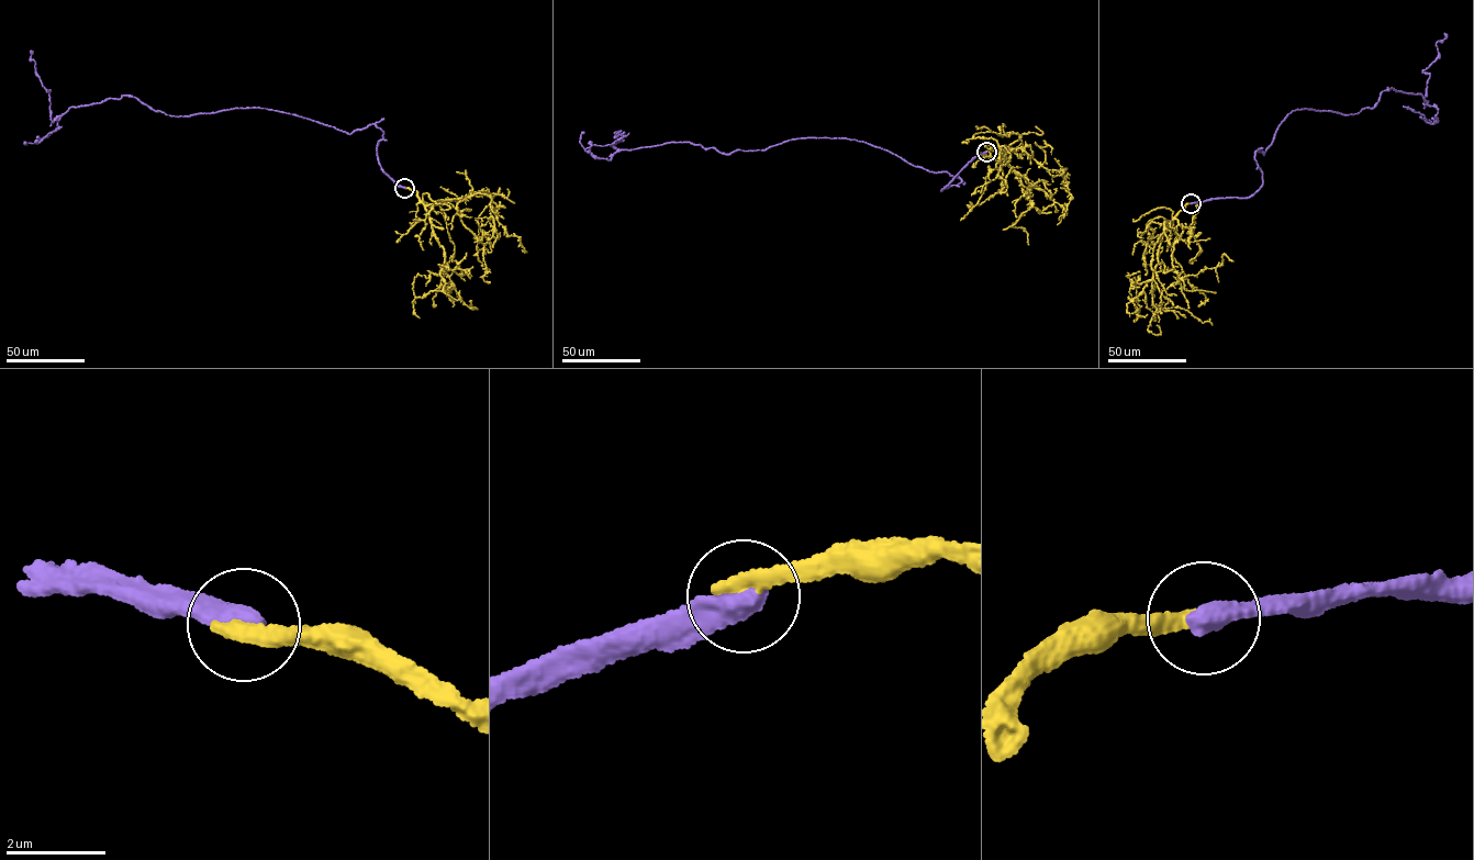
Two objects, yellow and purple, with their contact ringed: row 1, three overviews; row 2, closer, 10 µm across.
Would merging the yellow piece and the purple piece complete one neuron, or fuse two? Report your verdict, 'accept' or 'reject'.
accept

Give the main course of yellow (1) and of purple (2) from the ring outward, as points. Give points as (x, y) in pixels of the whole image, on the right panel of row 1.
1: (1191, 203), (1174, 218), (1183, 229), (1171, 255), (1180, 279), (1221, 265), (1223, 254), (1234, 261)
2: (1191, 203), (1259, 189), (1254, 153), (1294, 110), (1354, 114), (1387, 88), (1425, 104), (1422, 70), (1444, 33)

